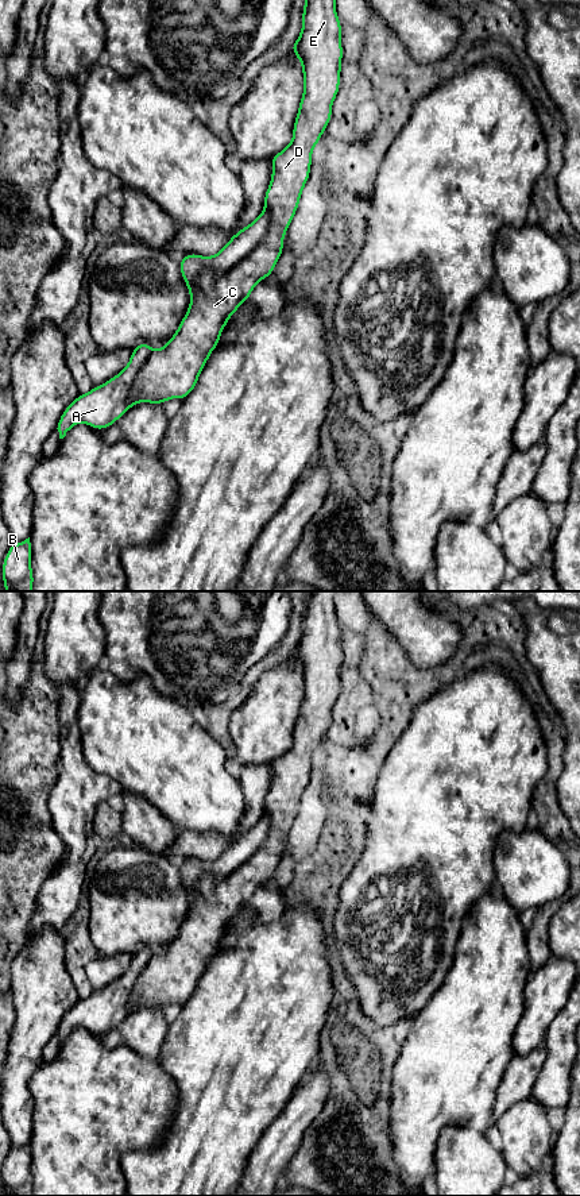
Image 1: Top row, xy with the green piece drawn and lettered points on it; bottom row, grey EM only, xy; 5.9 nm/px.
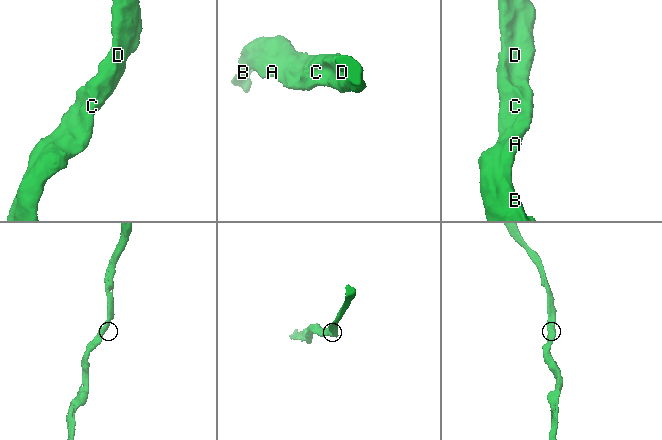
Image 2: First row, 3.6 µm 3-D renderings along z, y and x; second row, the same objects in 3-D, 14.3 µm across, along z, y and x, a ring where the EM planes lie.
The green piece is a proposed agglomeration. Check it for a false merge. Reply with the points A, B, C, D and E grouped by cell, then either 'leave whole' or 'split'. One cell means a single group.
A B C D E | leave whole

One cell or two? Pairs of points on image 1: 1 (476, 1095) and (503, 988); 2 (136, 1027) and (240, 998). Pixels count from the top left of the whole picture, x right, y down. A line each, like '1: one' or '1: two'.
1: one
2: two

